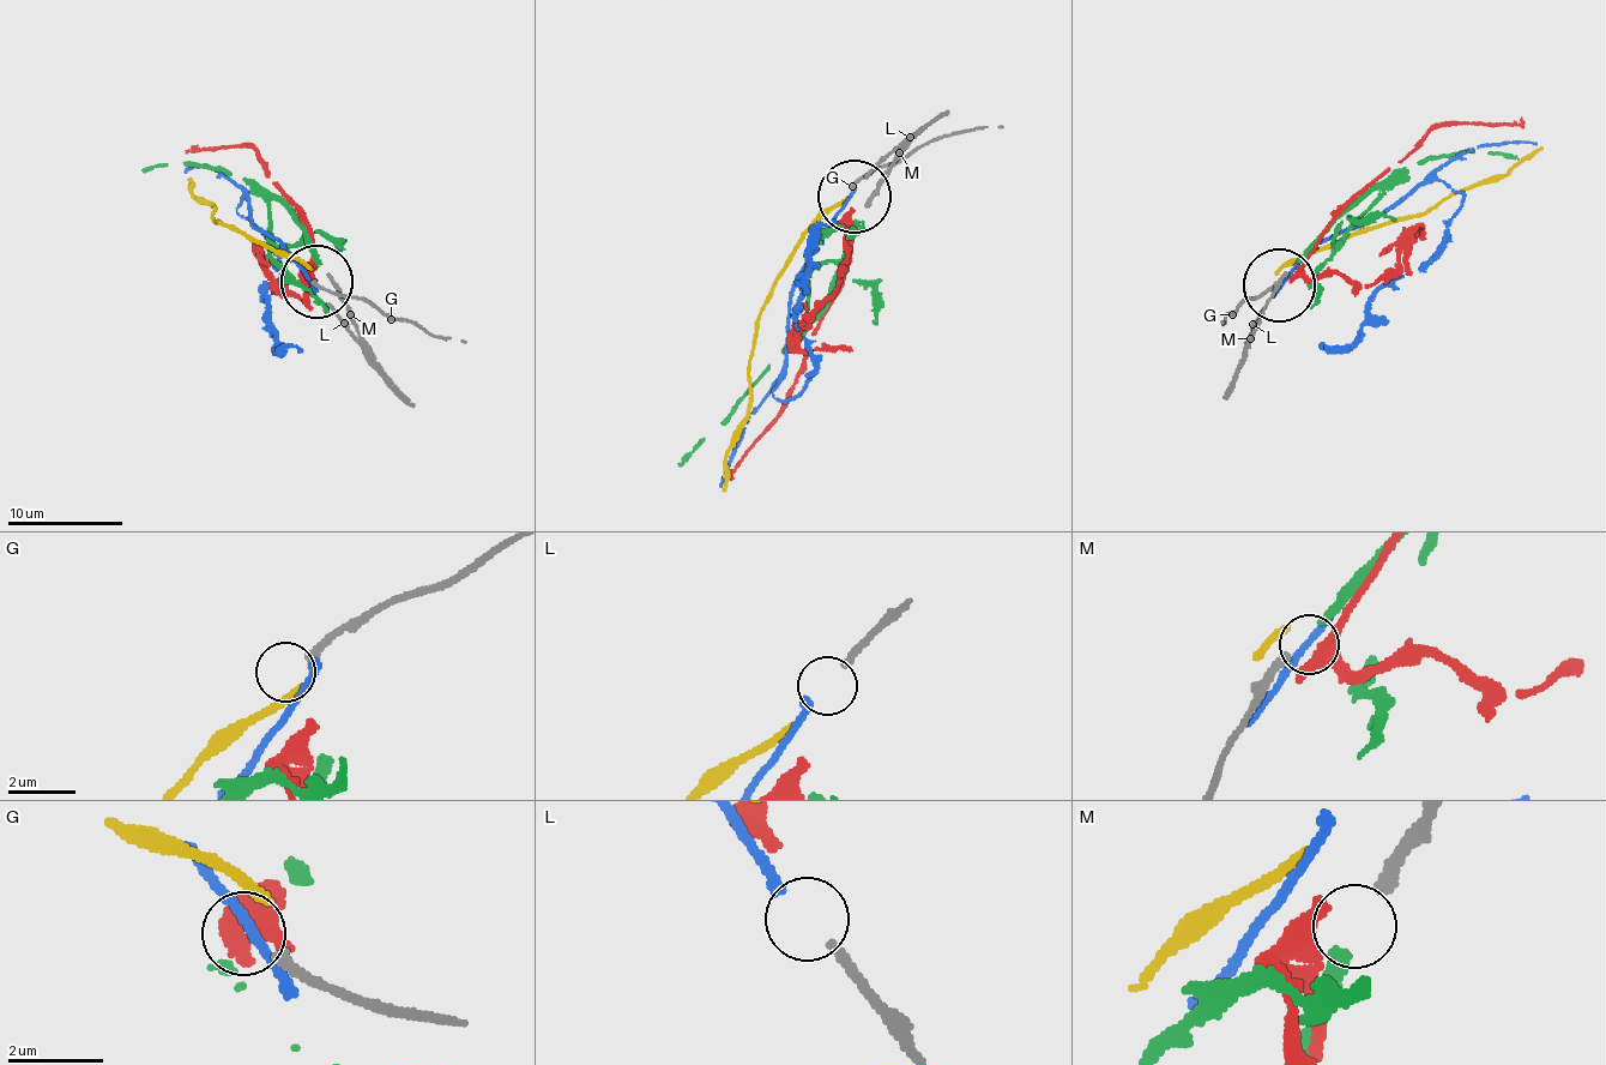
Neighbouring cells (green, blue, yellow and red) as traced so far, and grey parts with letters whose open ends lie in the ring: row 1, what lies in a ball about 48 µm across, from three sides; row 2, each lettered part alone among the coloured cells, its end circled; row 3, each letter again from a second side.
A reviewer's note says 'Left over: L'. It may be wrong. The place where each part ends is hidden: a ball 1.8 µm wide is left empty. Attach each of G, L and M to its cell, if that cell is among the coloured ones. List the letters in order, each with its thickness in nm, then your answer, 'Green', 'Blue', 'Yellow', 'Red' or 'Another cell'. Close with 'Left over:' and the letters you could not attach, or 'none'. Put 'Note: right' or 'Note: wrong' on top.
Note: wrong
G: Thickness 240 nm. Another cell
L: Thickness 180 nm. Blue
M: Thickness 240 nm. Green
Left over: G

